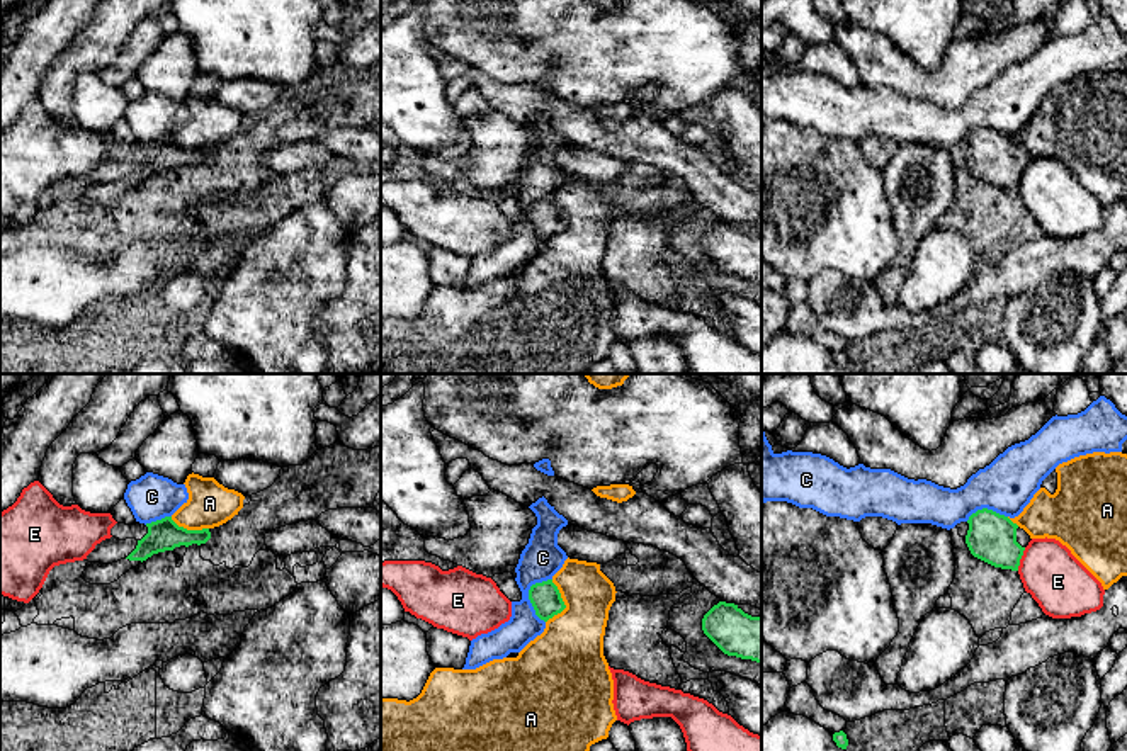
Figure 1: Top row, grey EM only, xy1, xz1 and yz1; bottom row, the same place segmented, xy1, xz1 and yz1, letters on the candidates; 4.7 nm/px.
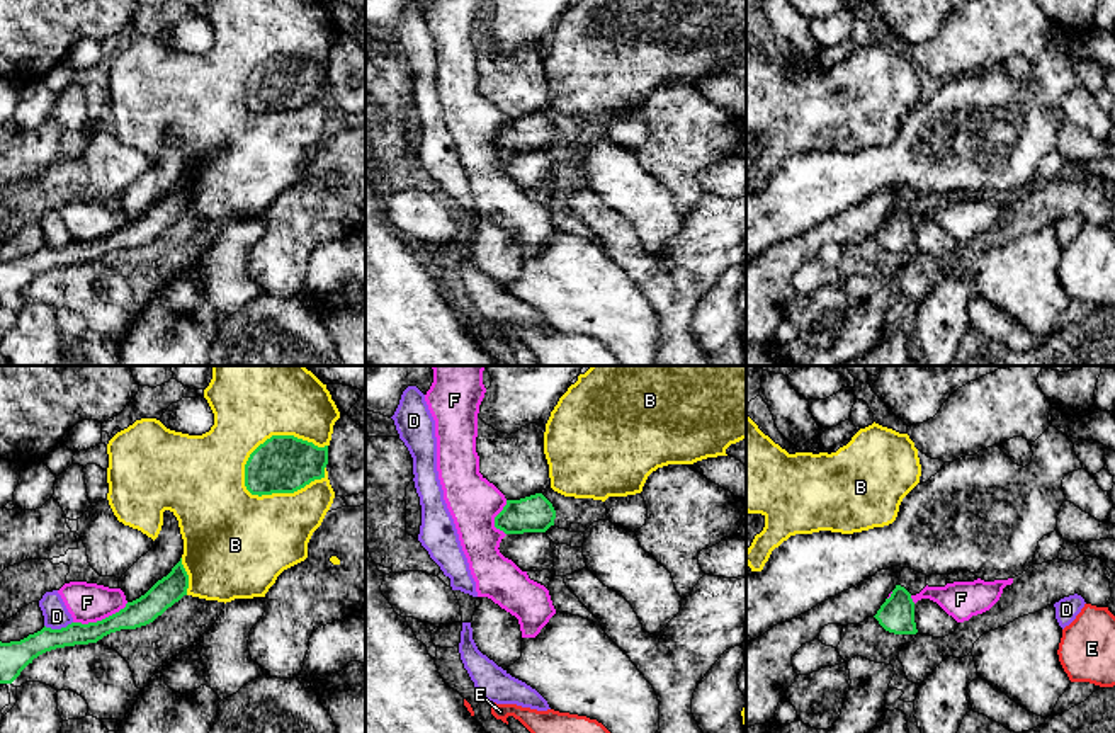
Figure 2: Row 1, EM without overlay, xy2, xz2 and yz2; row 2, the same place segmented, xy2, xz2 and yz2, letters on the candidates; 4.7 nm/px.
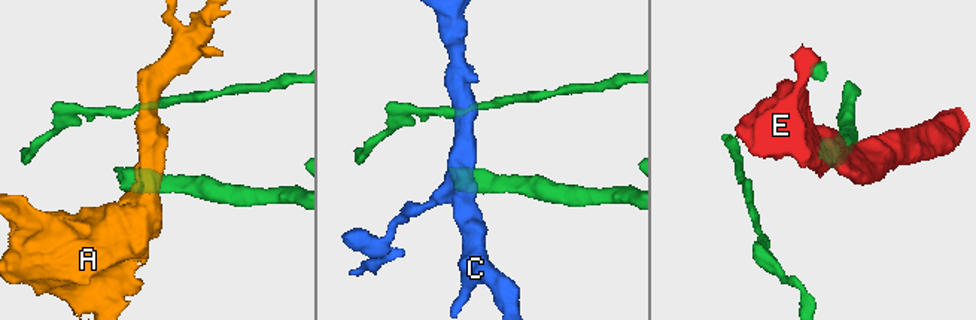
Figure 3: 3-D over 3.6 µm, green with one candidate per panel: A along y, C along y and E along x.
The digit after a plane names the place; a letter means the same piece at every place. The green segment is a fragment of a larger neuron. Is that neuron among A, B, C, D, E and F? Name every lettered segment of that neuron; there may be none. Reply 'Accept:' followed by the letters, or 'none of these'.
Accept: none of these

